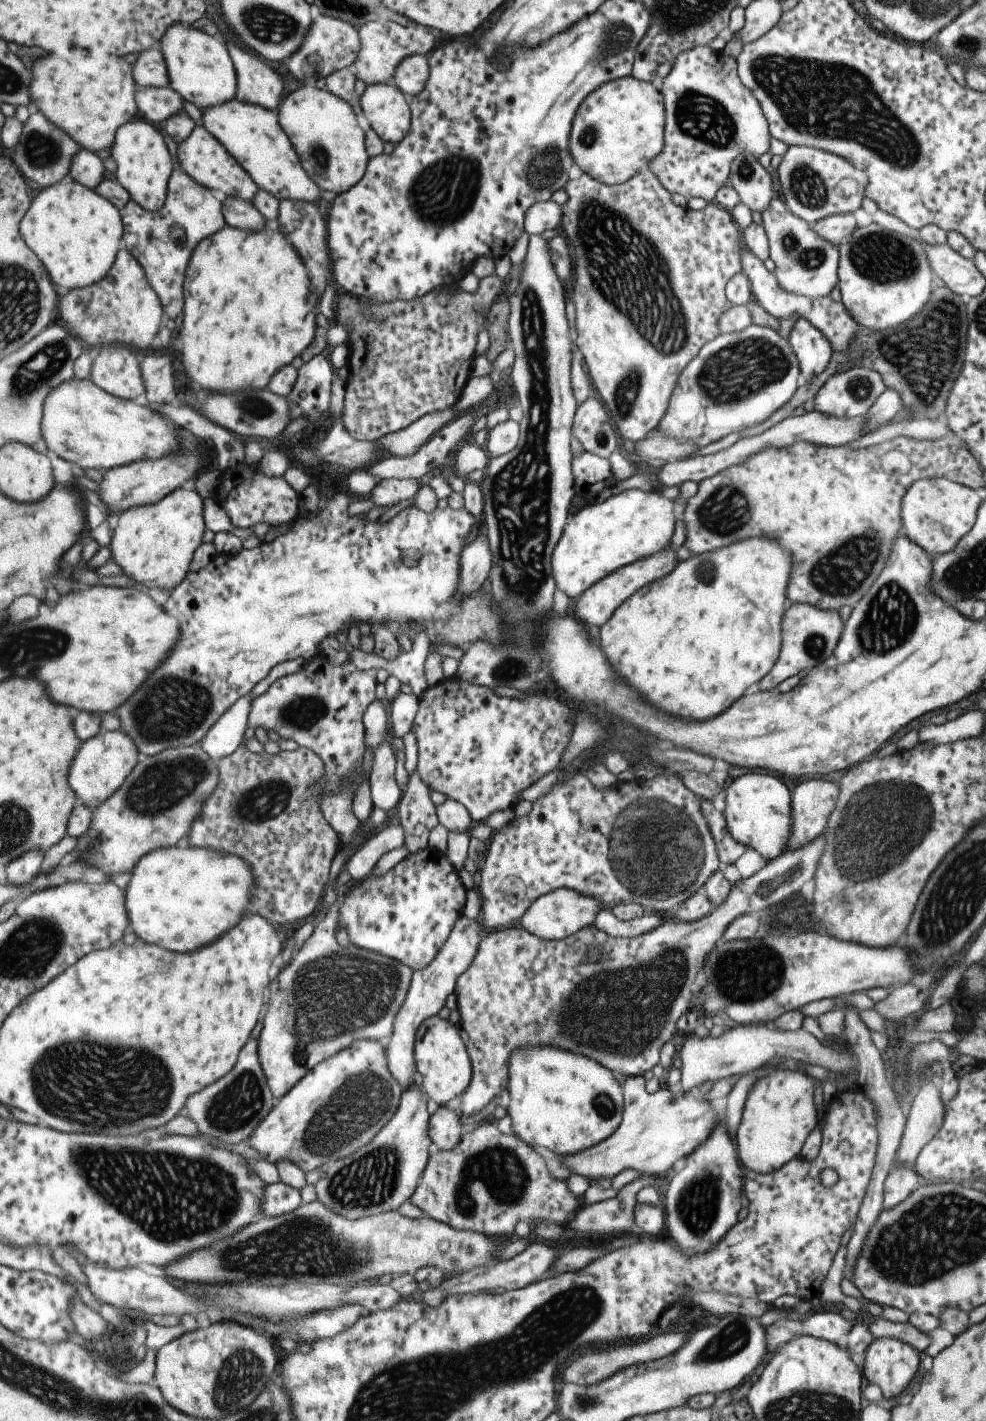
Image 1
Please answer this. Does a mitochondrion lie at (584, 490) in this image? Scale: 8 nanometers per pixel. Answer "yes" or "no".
no

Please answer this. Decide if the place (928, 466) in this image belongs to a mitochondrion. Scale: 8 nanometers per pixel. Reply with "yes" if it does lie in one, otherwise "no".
no

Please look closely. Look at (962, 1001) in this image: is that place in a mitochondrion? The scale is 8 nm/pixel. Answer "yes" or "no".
no

